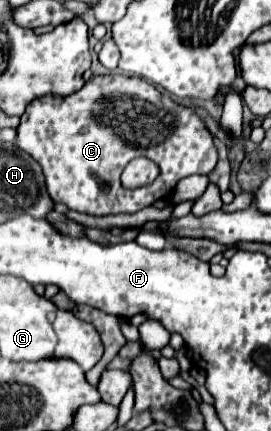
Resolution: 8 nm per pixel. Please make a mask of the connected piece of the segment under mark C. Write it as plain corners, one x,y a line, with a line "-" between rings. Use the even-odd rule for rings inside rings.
111,72
107,76
93,76
85,86
71,94
71,96
43,96
33,102
29,102
25,114
21,116
21,124
17,128
17,146
25,152
29,152
37,162
41,164
47,180
49,196
69,206
71,210
103,216
103,214
121,214
121,212
137,212
155,200
167,198
175,184
191,174
209,174
217,164
217,150
213,144
211,132
205,128
205,124
199,120
199,116
181,104
175,104
171,98
163,96
153,84
-
137,156
145,156
159,164
161,174
153,184
125,190
121,186
121,172
-
99,178
107,180
111,184
109,194
103,194
99,188

